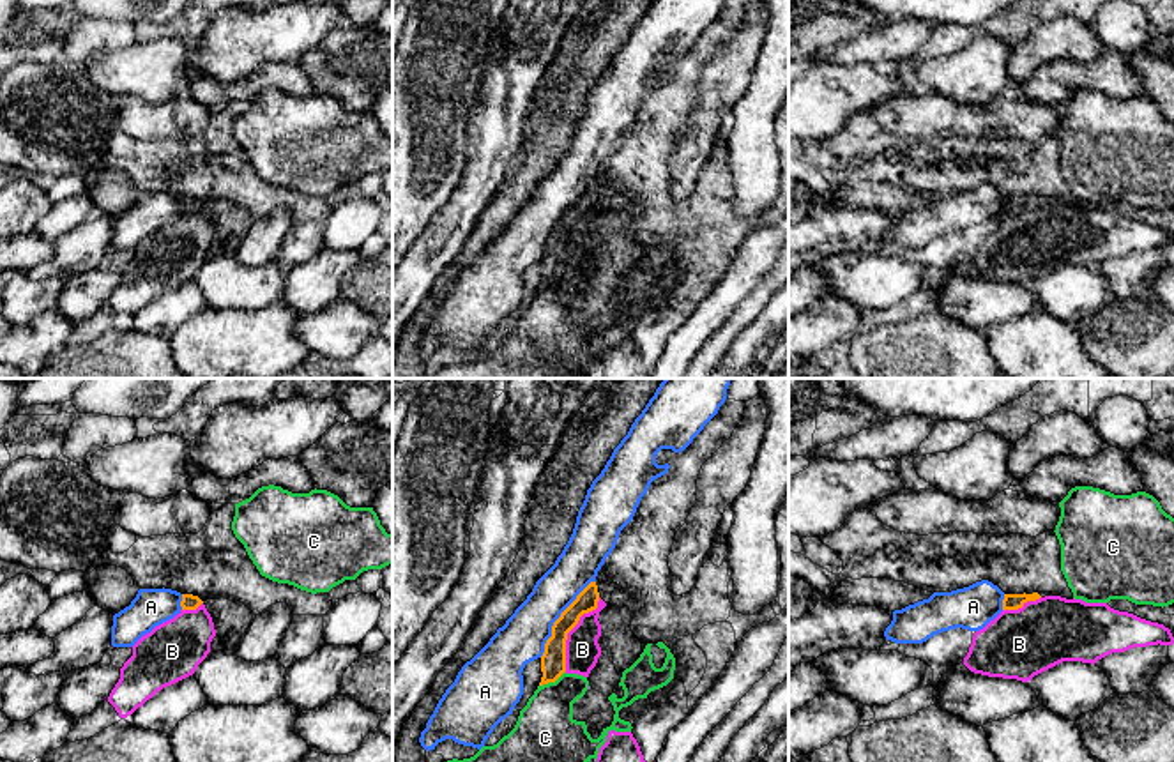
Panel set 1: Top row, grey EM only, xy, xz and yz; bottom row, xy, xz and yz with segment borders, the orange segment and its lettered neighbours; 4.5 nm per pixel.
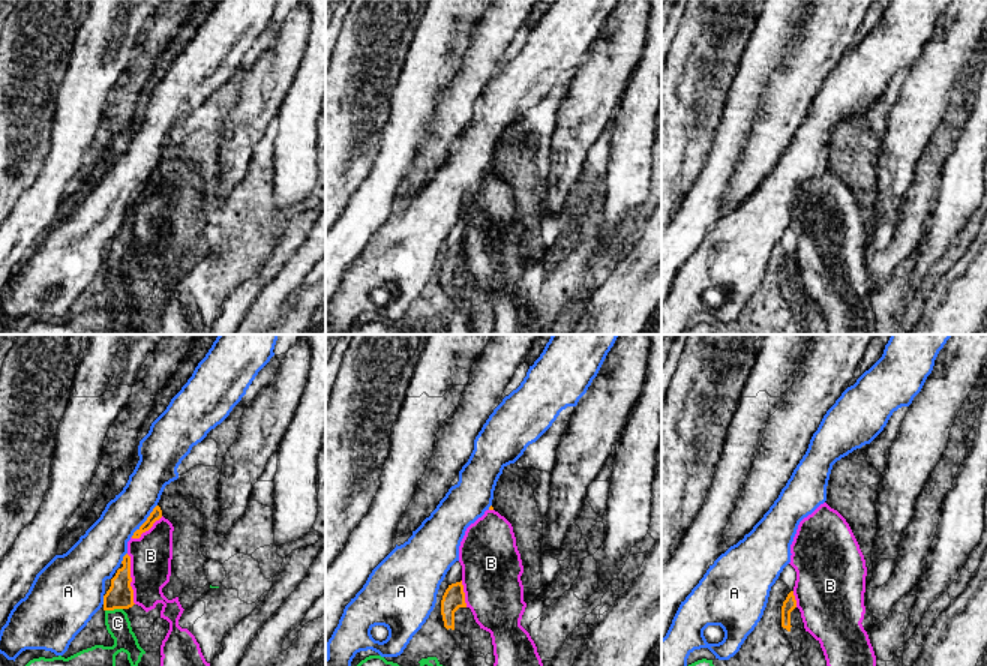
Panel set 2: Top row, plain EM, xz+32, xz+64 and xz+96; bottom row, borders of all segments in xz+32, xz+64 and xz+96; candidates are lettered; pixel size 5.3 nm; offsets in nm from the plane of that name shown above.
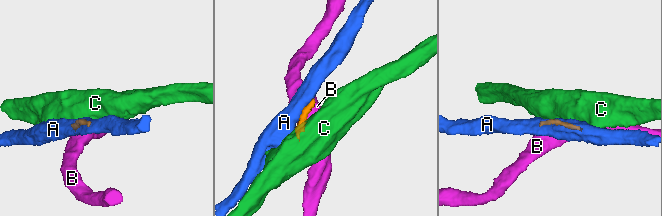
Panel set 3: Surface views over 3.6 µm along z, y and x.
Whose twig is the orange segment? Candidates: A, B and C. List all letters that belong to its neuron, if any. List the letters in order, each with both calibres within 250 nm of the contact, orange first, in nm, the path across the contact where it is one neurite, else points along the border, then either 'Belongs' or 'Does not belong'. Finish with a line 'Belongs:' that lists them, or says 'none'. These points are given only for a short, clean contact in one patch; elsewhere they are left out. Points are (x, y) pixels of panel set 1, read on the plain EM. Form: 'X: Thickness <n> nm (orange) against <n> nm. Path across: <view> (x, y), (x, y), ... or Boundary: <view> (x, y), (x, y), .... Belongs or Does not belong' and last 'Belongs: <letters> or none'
A: Thickness 110 nm (orange) against 220 nm. Boundary: xz (594, 184), (554, 227), (552, 239), (540, 260). Does not belong
B: Thickness 110 nm (orange) against 160 nm. Does not belong
C: Thickness 110 nm (orange) against 280 nm. Boundary: xz (564, 274), (554, 285), (540, 290). Does not belong
Belongs: none

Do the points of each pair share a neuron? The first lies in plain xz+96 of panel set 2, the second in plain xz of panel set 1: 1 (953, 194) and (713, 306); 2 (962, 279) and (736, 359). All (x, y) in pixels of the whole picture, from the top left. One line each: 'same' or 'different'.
1: different
2: different

